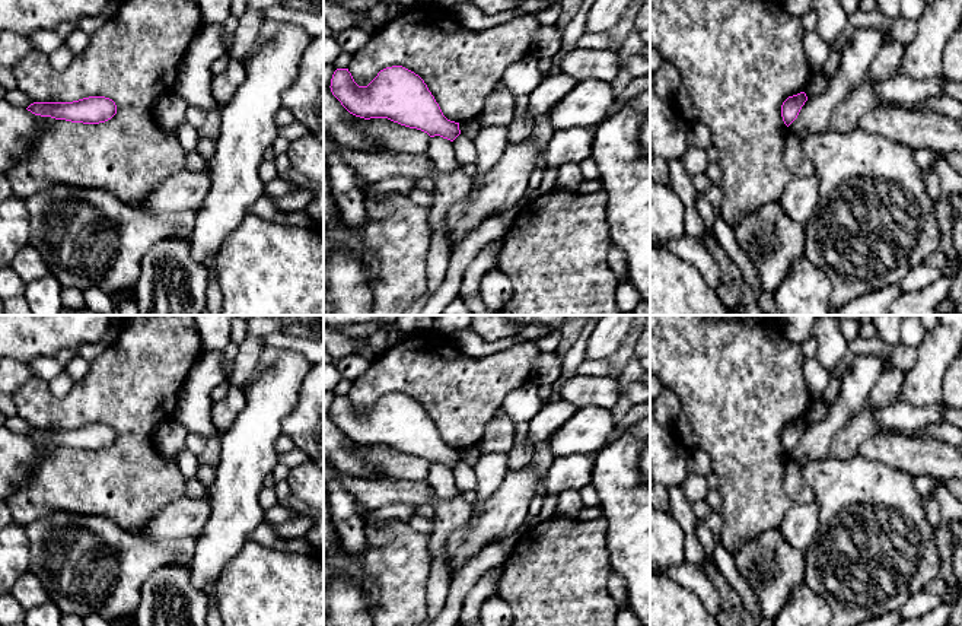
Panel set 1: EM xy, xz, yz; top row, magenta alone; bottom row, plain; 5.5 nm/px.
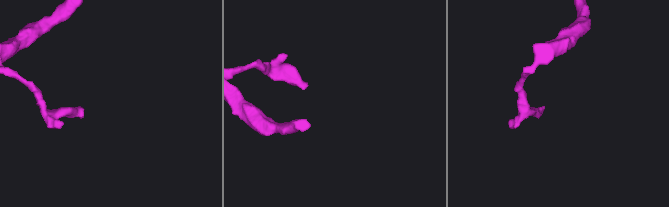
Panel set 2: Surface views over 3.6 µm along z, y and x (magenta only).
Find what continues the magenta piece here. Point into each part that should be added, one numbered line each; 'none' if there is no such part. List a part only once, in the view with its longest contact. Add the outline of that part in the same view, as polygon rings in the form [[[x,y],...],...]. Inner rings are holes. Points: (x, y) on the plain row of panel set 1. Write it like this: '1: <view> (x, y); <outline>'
none

